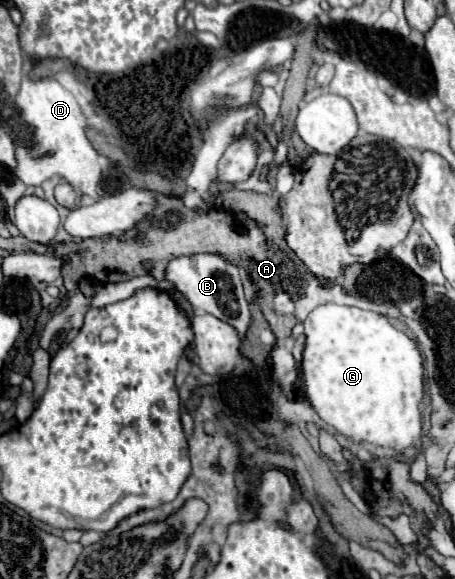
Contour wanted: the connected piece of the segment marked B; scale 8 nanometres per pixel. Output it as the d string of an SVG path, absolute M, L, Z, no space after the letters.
M197 254L197 256L181 256L175 258L167 264L165 268L165 280L173 282L175 288L187 296L187 300L193 304L193 308L199 314L213 314L215 318L231 324L239 338L245 340L247 330L251 326L251 312L249 304L243 294L243 284L241 284L241 270L231 266L227 260L215 254Z

